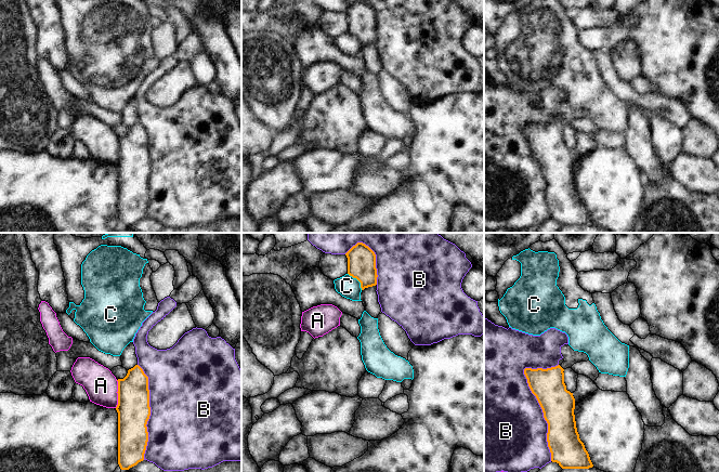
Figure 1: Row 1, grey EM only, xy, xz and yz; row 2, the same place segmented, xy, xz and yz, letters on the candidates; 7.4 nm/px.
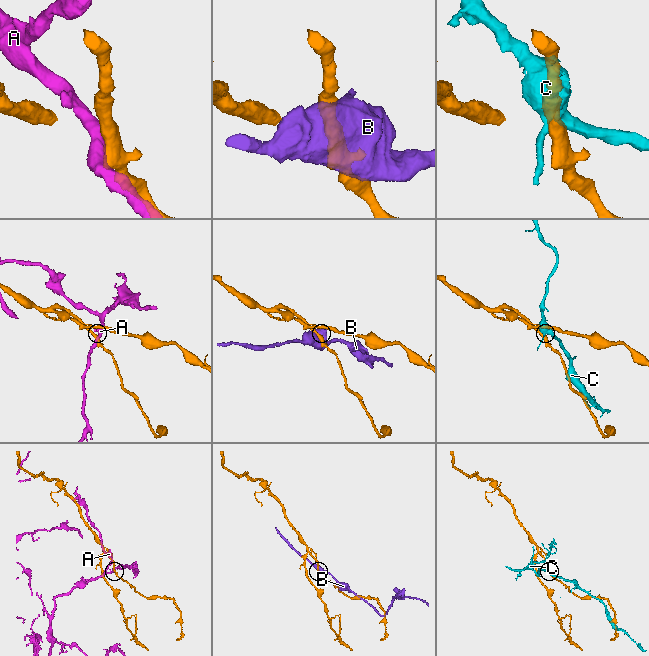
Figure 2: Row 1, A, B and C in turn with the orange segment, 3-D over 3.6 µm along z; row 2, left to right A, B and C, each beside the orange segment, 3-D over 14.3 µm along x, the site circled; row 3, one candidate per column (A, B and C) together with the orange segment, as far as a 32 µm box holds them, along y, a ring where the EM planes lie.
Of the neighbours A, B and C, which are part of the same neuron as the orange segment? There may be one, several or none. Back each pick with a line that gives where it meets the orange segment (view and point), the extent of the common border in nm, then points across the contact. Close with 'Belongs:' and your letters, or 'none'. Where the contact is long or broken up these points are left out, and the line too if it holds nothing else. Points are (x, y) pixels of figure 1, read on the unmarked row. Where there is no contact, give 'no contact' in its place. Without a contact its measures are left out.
Belongs: none

